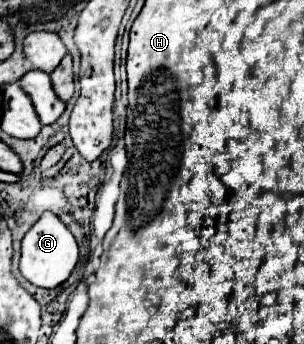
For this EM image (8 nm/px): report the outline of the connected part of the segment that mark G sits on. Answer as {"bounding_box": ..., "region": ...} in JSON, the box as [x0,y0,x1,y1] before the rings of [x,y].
{"bounding_box":[19,211,79,289],"region":[[[51,211],[43,213],[41,219],[23,237],[23,243],[21,243],[21,265],[19,267],[21,267],[23,277],[29,283],[37,285],[37,287],[45,287],[45,289],[59,287],[61,283],[65,283],[69,279],[69,275],[73,273],[77,261],[79,261],[79,247],[77,247],[77,241],[73,237],[73,233]]]}

